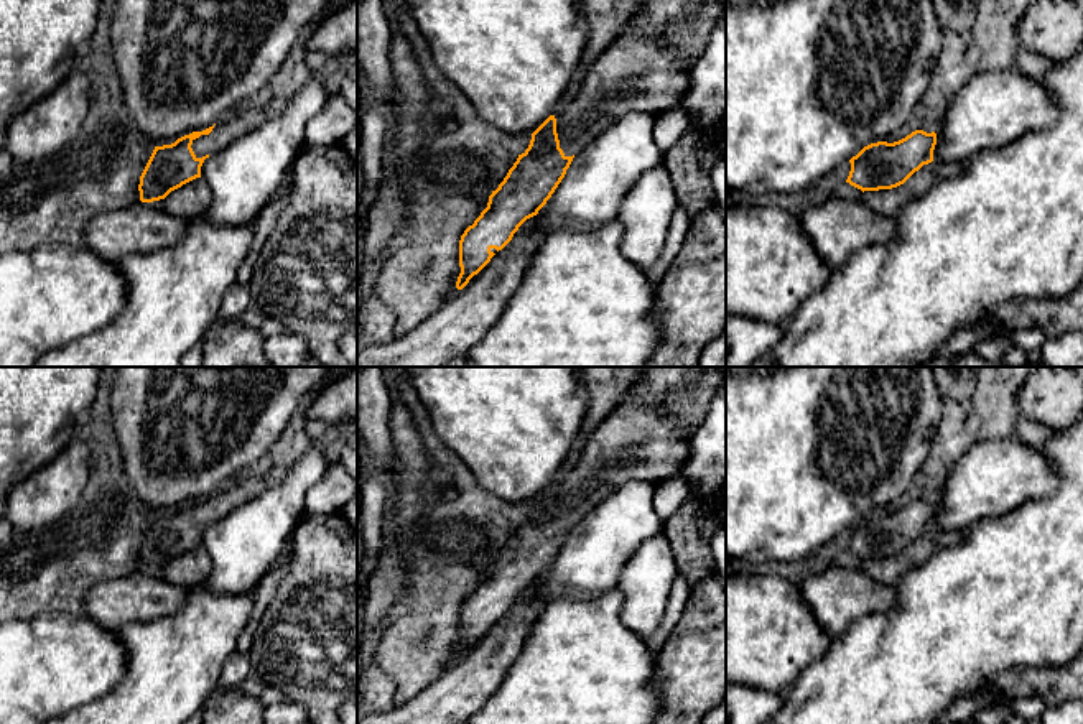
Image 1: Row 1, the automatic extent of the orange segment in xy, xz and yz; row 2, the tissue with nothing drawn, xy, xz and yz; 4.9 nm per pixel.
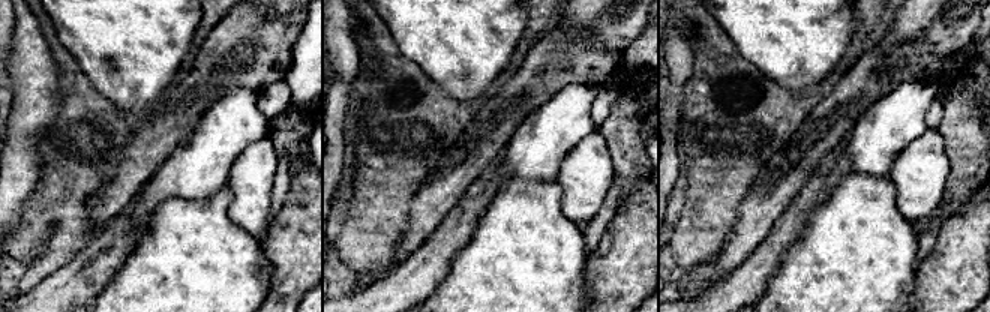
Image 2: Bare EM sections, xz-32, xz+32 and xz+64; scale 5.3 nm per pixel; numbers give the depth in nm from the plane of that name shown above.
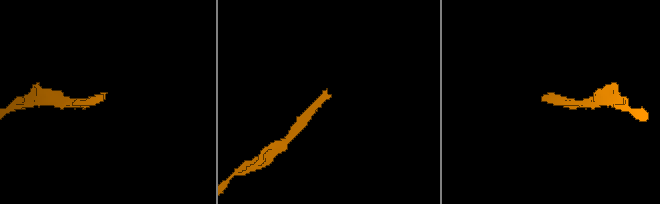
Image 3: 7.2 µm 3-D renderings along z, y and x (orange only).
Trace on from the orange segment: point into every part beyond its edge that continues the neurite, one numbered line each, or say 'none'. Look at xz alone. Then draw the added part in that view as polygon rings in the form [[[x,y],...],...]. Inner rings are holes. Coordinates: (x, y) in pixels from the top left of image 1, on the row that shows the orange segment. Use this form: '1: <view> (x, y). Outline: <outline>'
1: xz (637, 73). Outline: [[[625,30],[586,72],[578,95],[555,114],[565,156],[632,112],[658,117],[680,109],[690,89],[688,63],[658,38]]]

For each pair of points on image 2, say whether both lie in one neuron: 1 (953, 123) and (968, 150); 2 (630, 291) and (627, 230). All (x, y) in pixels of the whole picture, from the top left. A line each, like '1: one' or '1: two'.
1: one
2: one

